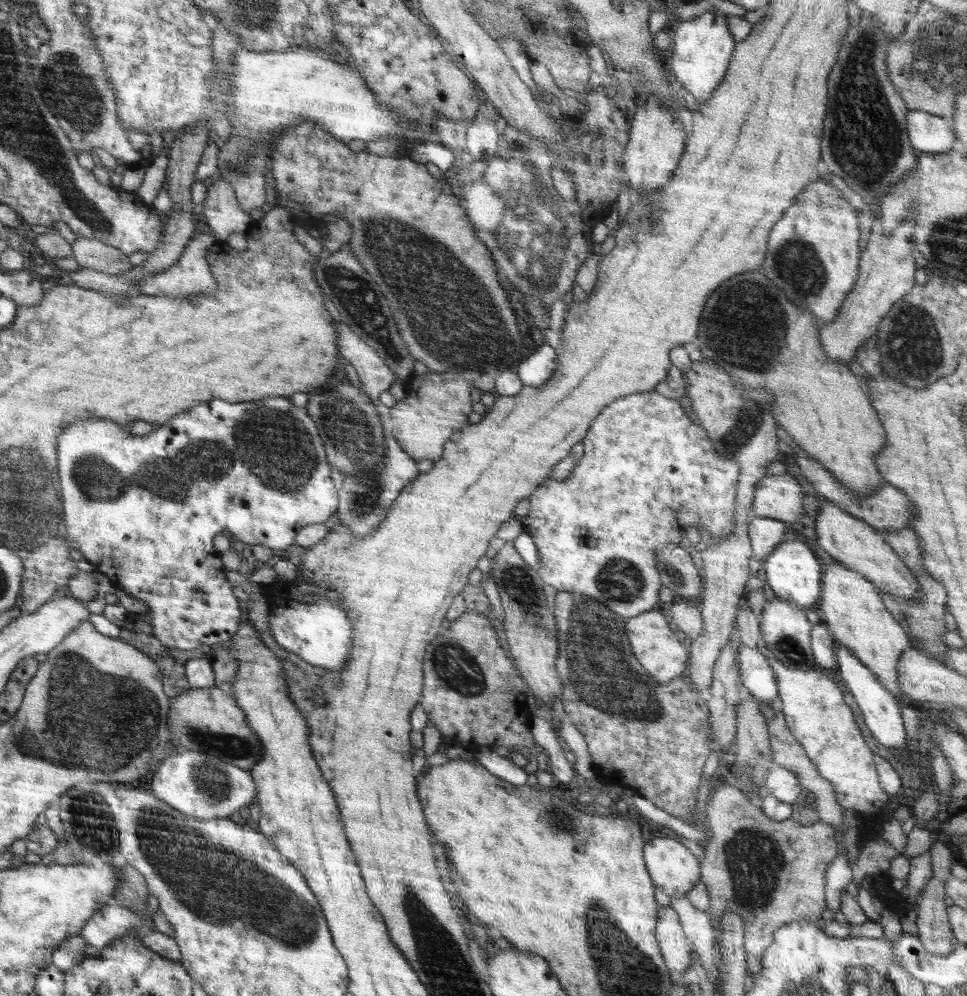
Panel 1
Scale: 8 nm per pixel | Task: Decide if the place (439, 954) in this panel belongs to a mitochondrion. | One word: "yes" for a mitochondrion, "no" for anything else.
yes

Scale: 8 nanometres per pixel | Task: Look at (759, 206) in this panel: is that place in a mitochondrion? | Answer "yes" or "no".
no

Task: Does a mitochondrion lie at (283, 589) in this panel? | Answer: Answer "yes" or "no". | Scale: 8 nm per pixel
no

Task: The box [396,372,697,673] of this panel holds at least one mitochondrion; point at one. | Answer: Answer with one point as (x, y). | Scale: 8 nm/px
(620, 582)

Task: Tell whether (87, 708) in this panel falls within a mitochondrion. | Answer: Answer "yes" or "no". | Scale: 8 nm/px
yes

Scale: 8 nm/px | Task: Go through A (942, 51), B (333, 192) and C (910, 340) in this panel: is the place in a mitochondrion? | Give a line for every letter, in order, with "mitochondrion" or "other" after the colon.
A: mitochondrion
B: other
C: mitochondrion

